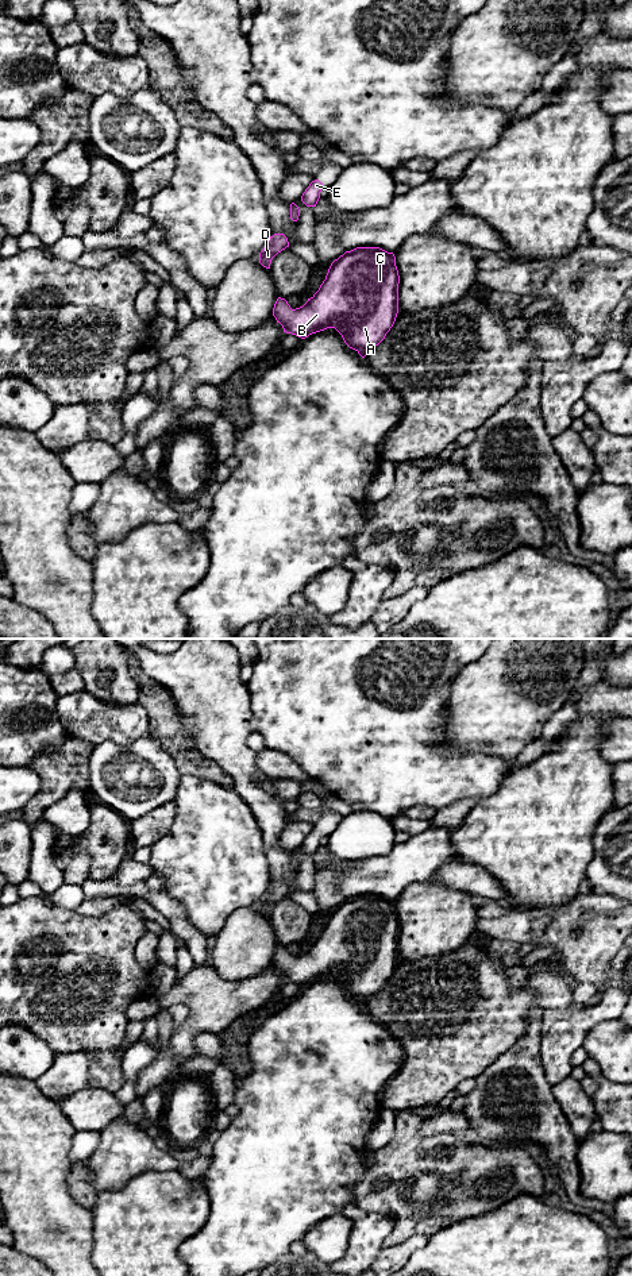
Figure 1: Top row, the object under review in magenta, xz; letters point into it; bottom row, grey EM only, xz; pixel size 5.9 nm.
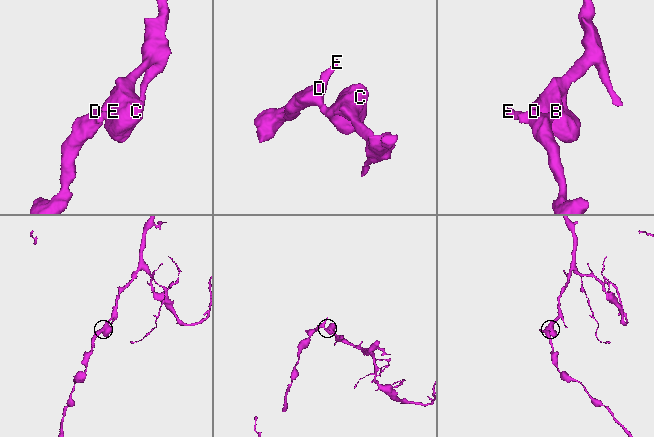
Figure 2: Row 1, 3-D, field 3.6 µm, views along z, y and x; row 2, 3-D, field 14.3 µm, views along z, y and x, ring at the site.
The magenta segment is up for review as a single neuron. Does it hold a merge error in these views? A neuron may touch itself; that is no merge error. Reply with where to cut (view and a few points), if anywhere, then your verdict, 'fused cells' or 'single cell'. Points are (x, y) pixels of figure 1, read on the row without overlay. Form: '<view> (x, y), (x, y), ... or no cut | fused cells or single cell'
no cut | single cell

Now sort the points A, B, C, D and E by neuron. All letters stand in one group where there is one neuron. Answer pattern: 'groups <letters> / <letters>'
groups A B C D E

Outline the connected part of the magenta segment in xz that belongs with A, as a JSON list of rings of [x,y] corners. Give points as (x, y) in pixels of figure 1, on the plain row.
[[[357,895],[331,911],[319,938],[302,955],[292,957],[285,947],[278,945],[273,964],[282,974],[284,980],[301,987],[327,976],[335,976],[344,991],[365,1006],[385,987],[396,969],[398,932],[400,924],[393,901],[379,895]]]

